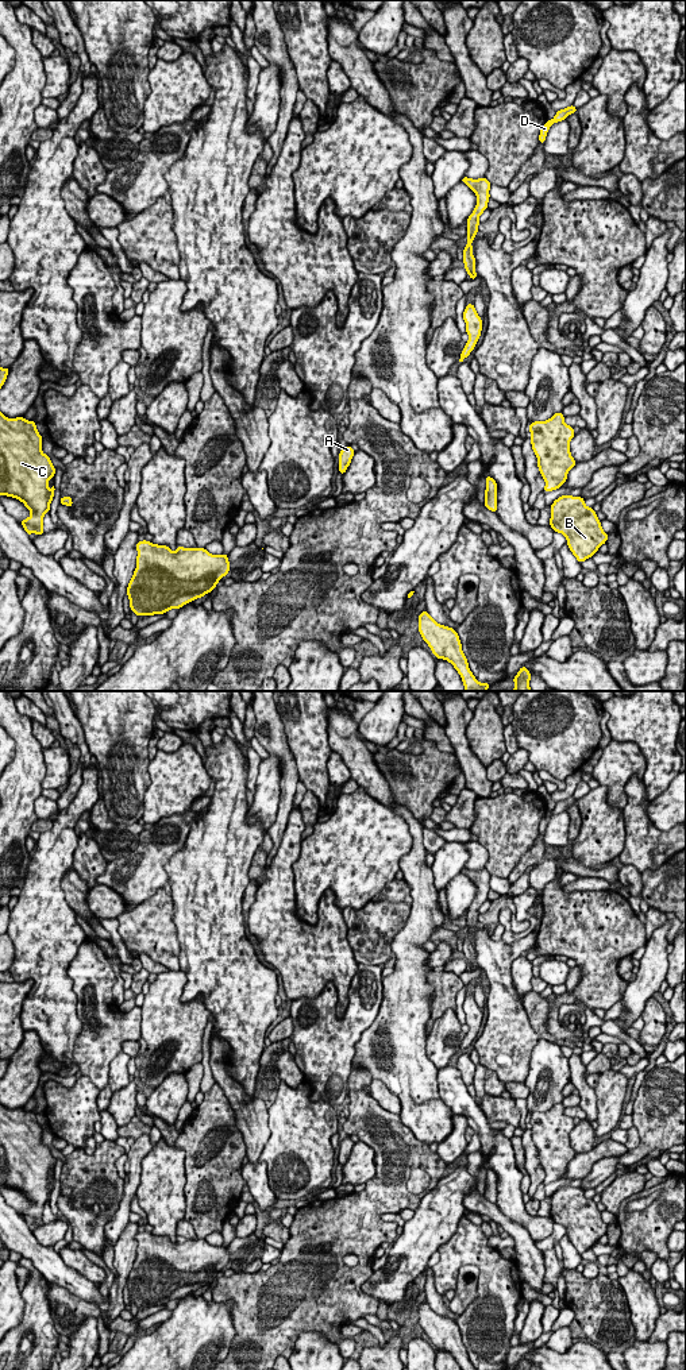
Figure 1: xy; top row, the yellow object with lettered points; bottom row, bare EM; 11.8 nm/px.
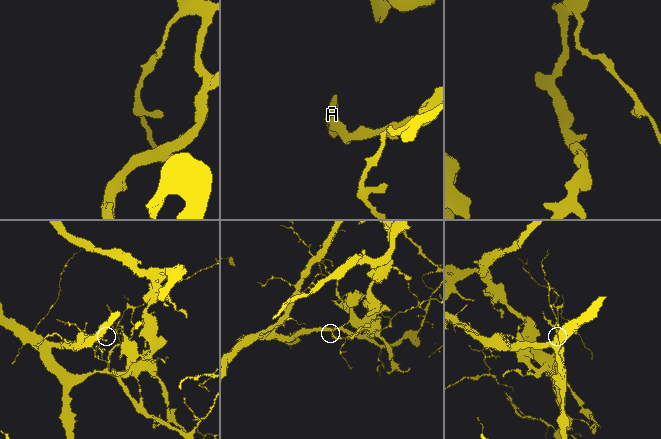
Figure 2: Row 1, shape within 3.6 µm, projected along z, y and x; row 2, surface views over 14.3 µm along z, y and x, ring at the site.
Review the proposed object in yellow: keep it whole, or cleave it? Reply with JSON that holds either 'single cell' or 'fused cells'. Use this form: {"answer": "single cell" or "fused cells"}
{"answer": "single cell"}

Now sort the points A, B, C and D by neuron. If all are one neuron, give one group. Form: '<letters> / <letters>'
A B C D

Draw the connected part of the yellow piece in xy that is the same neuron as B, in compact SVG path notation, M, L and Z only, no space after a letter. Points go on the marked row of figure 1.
M562 495L550 508L550 526L567 539L566 544L579 563L591 557L606 543L608 533L582 497Z

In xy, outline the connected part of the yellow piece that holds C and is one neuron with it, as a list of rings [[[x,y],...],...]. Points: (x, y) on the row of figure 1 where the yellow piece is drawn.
[[[0,412],[0,497],[7,495],[19,499],[31,512],[20,524],[30,536],[43,535],[43,517],[50,512],[54,497],[54,486],[49,487],[49,479],[54,478],[55,467],[50,458],[42,452],[43,436],[36,431],[35,421],[24,417],[8,418]]]

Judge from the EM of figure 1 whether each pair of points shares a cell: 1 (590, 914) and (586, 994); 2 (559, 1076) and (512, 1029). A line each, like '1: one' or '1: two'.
1: one
2: two

